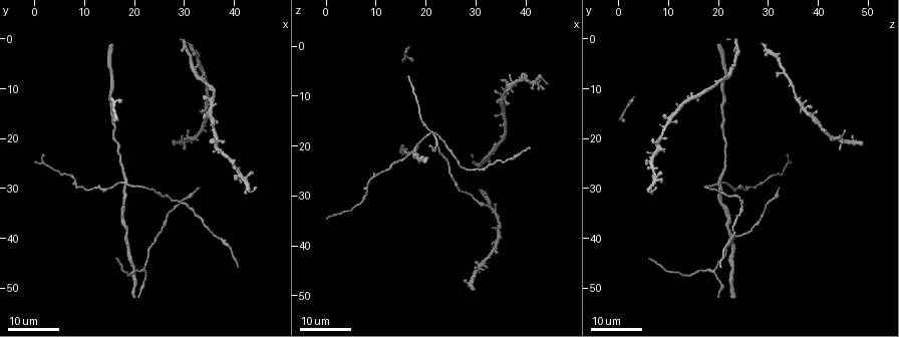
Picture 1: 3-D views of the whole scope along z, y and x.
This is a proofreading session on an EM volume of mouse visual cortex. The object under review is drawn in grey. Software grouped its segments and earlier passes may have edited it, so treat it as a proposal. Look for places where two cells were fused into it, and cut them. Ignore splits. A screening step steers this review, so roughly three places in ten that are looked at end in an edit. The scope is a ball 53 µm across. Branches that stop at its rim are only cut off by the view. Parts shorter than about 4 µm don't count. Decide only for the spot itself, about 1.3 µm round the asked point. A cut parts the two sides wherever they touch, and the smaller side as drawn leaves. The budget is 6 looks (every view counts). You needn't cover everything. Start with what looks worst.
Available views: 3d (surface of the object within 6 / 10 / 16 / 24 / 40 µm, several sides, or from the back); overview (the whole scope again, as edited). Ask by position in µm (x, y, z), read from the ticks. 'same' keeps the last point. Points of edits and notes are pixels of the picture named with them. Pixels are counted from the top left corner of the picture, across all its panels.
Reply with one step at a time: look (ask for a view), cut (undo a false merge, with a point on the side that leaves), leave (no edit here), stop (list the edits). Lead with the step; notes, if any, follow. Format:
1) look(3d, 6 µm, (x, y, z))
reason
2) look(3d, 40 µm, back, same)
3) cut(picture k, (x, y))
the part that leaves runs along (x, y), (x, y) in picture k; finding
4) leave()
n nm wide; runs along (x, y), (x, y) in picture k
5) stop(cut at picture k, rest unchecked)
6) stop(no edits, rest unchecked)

look(3d, 16 µm, (17.5, 29.0, 21.0))
thin arm on a thick one

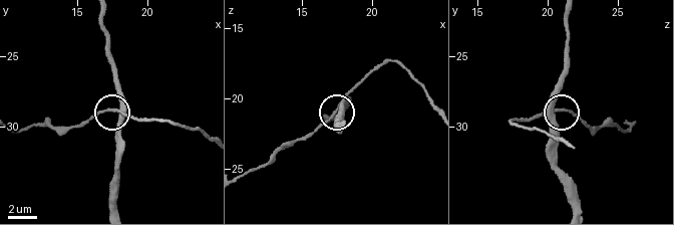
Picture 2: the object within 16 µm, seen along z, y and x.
look(3d, 6 µm, (17.6, 28.6, 20.8))
zoom in

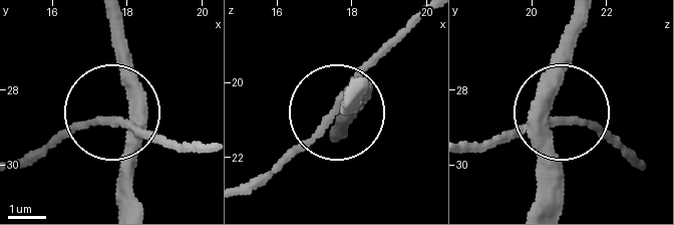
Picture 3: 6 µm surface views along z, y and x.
leave()
side arm 27 µm; 3 arms; all the same cell

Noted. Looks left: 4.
look(3d, 16 µm, (22.0, 46.5, 19.5))
a fork

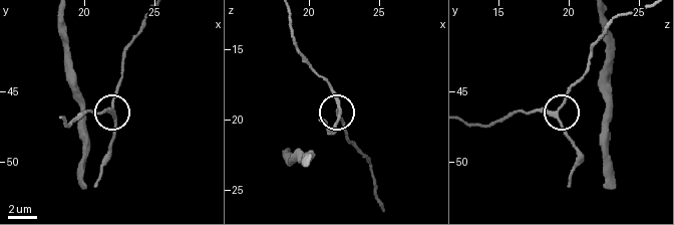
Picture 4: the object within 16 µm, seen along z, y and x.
look(3d, 6 µm, (22.2, 46.4, 19.0))

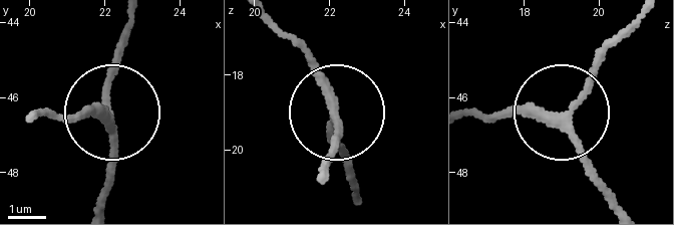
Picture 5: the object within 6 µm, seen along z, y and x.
leave()
runs along (615, 201), (564, 118), (468, 115) in picture 5; continuous, no second cell

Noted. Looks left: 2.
look(3d, 16 µm, (32.5, 19.0, 43.0))
two arms in line, one across

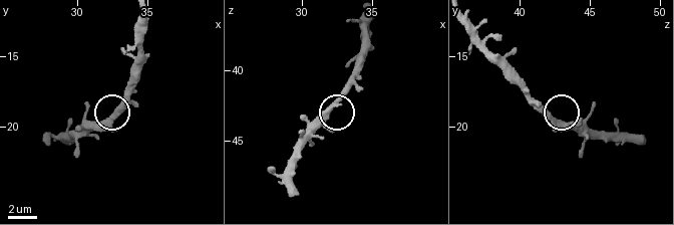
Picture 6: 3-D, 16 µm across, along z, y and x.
look(3d, 10 µm, (32.2, 19.6, 42.6))

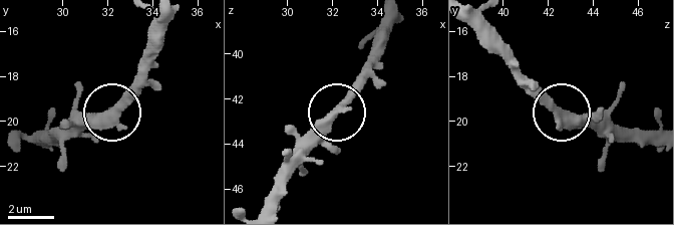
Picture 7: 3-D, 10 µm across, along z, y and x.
leave()
3 arms; one cell here

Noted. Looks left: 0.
stop(no edits, rest unchecked)

